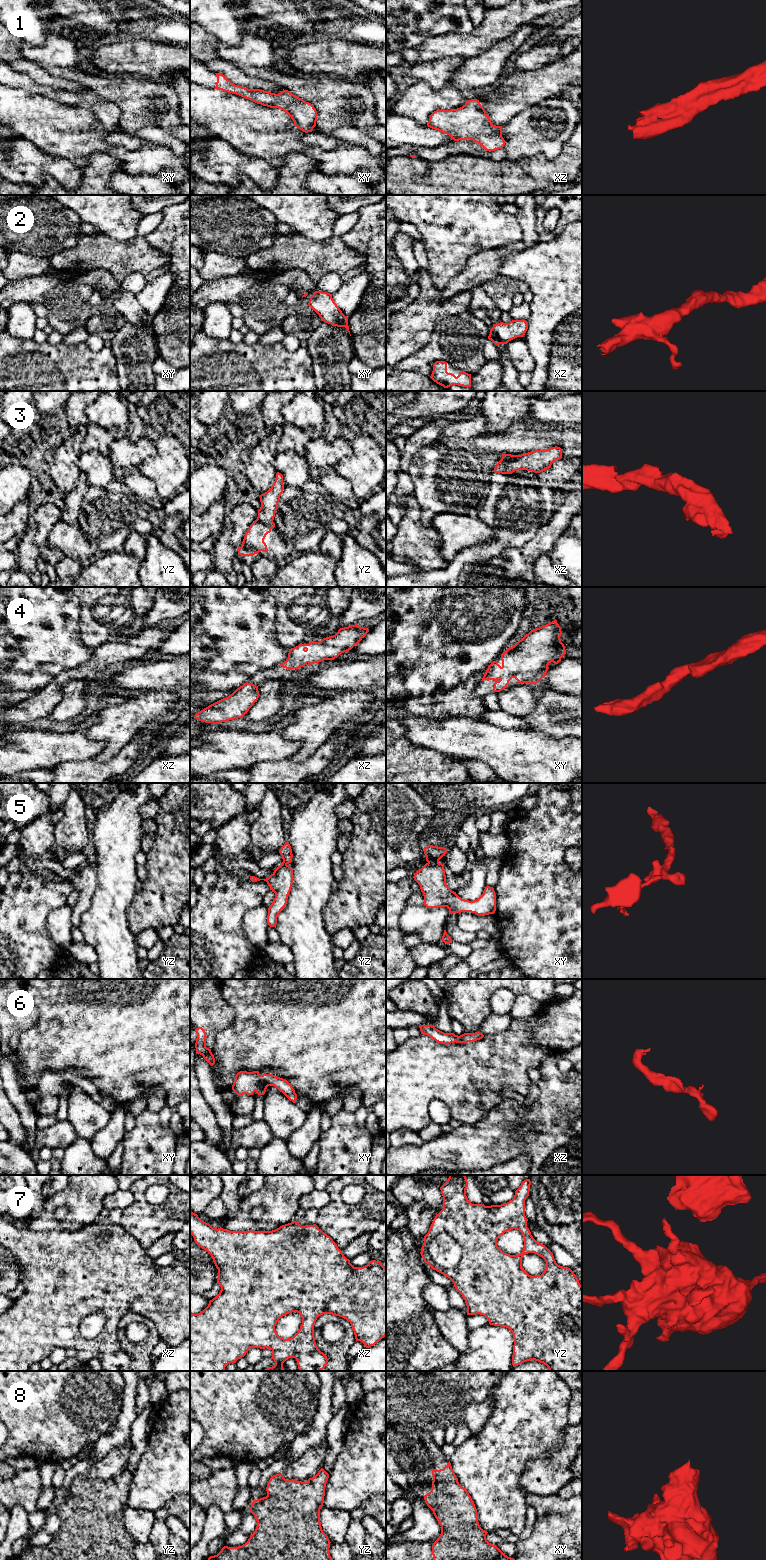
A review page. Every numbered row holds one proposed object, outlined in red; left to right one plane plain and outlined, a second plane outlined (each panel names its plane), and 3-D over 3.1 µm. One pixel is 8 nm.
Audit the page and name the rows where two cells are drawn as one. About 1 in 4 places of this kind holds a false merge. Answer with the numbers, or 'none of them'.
3, 5, 7

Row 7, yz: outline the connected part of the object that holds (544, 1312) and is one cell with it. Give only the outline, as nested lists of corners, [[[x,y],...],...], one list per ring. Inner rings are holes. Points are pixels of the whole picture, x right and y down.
[[[449,1175],[448,1180],[440,1187],[443,1209],[436,1214],[428,1233],[424,1236],[420,1254],[433,1270],[453,1282],[465,1300],[467,1315],[483,1315],[490,1325],[506,1327],[512,1332],[513,1367],[535,1360],[546,1365],[549,1371],[582,1371],[582,1285],[570,1268],[558,1265],[553,1253],[531,1235],[527,1227],[528,1219],[525,1216],[525,1200],[529,1196],[530,1185],[530,1179],[526,1179],[509,1202],[485,1206],[482,1203],[472,1204],[468,1200],[466,1196],[468,1181],[465,1175]],[[513,1229],[519,1230],[524,1239],[524,1248],[518,1255],[504,1253],[497,1246],[497,1239]],[[441,1232],[450,1234],[462,1248],[461,1261],[454,1268],[443,1268],[435,1264],[430,1257],[429,1243]],[[528,1253],[535,1253],[545,1260],[546,1268],[541,1275],[531,1276],[522,1268],[522,1258]]]

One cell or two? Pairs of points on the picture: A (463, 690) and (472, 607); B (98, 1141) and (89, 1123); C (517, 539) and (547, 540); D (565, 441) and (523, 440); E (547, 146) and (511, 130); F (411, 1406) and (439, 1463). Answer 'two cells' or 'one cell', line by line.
A: two cells
B: two cells
C: two cells
D: one cell
E: one cell
F: two cells

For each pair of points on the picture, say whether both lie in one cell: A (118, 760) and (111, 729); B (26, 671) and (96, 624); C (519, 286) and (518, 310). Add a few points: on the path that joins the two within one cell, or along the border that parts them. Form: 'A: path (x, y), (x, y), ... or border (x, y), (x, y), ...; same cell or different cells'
A: border (133, 737), (107, 761), (97, 762), (93, 759); different cells
B: border (80, 611), (79, 636), (92, 649); different cells
C: border (512, 305), (508, 311); different cells

